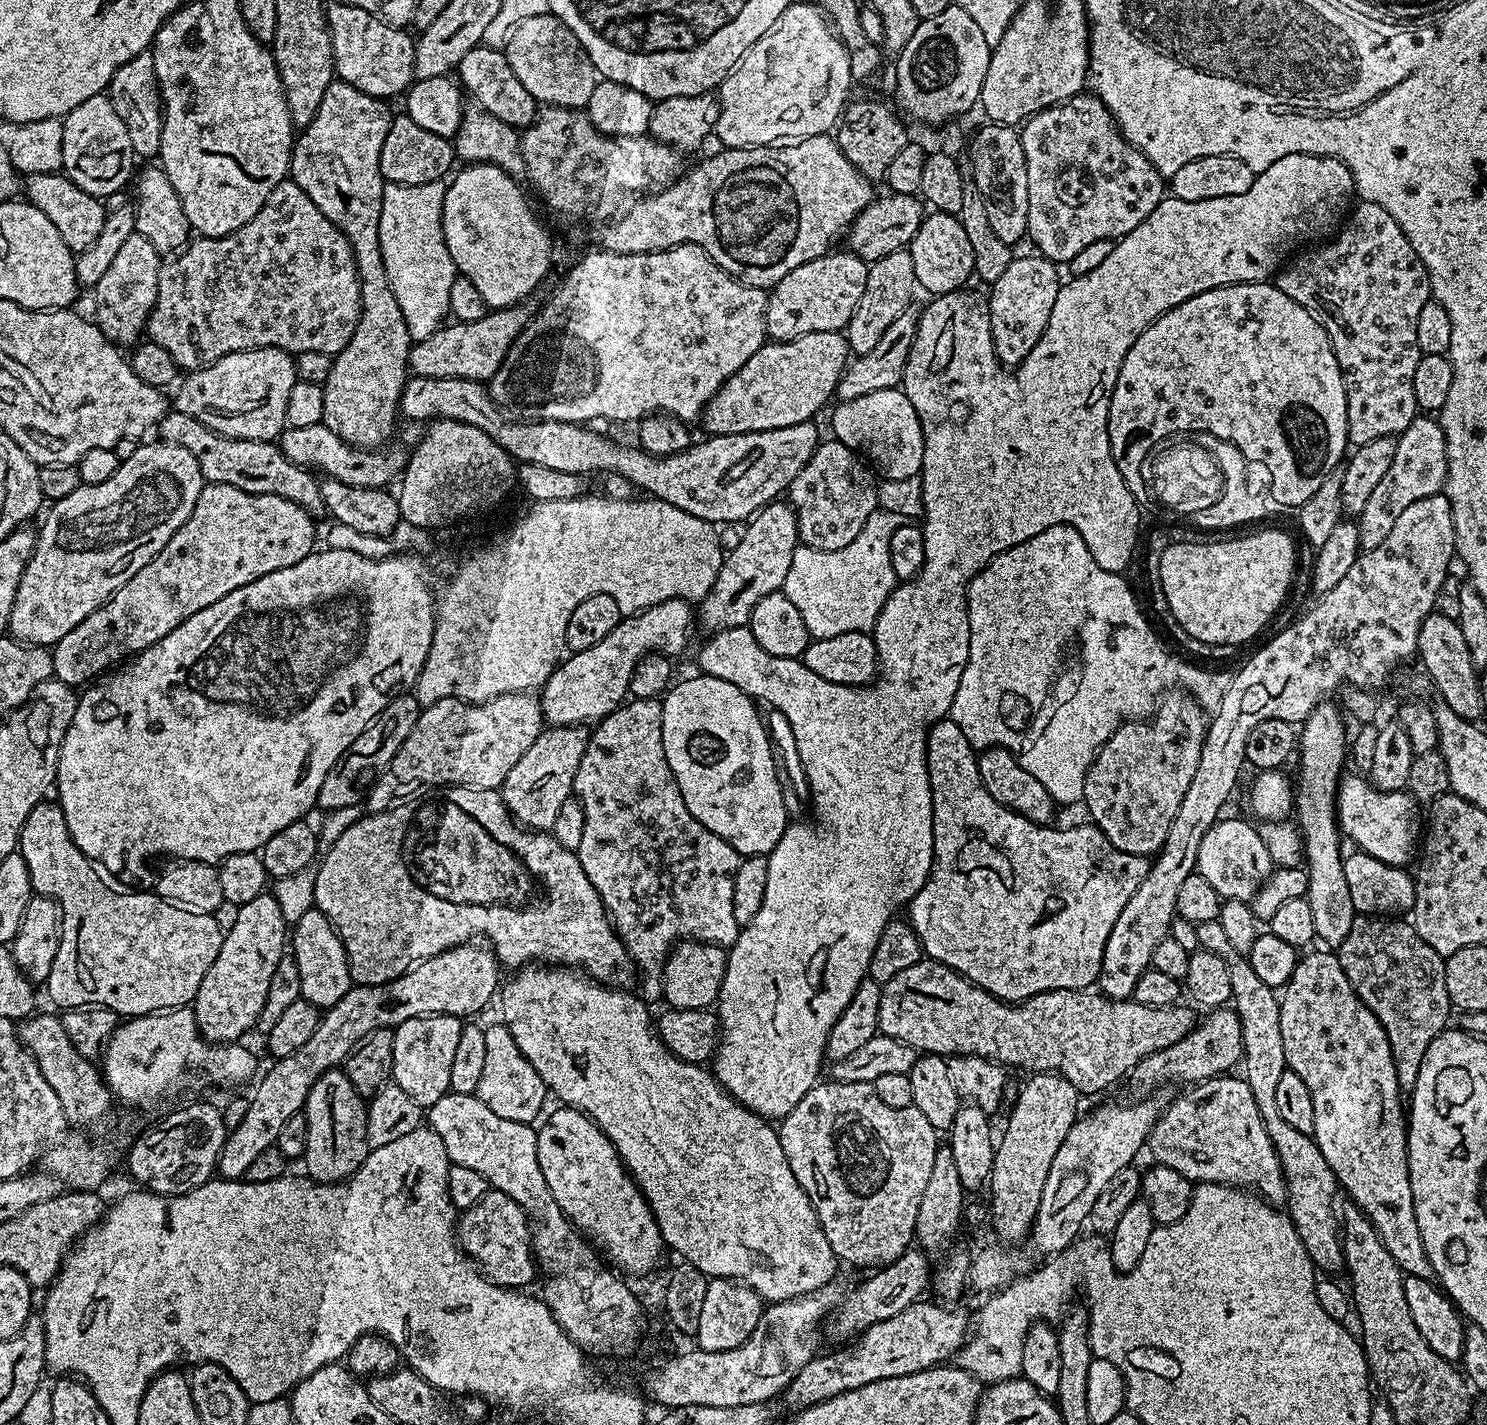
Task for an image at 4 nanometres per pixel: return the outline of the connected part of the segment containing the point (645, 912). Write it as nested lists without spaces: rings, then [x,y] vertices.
[[[629,699],[627,702],[615,708],[609,716],[605,716],[591,729],[588,737],[588,745],[582,754],[582,762],[578,762],[578,772],[574,774],[572,790],[575,799],[580,801],[584,825],[582,826],[582,842],[578,849],[578,855],[582,862],[582,870],[586,870],[586,878],[598,890],[598,894],[604,903],[604,909],[608,911],[612,926],[620,941],[628,948],[628,953],[633,965],[645,976],[644,988],[648,992],[656,992],[660,987],[660,973],[664,971],[664,960],[672,951],[674,945],[682,940],[700,940],[703,944],[718,944],[730,946],[738,938],[742,925],[734,918],[734,874],[738,870],[741,856],[718,834],[706,830],[690,810],[686,810],[686,802],[682,802],[682,790],[678,790],[678,782],[670,770],[670,762],[666,762],[666,750],[662,746],[662,710],[663,703],[659,699],[638,700]]]

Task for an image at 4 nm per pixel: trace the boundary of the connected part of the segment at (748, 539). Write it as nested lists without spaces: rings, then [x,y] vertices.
[[[787,502],[767,504],[743,528],[740,541],[732,549],[727,549],[710,592],[698,604],[699,623],[701,620],[709,633],[745,627],[754,606],[758,606],[766,594],[783,589],[786,570],[790,570],[790,562],[800,538],[795,509]]]

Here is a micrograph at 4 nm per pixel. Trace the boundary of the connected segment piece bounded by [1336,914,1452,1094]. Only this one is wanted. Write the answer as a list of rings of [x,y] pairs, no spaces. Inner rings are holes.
[[[1358,914],[1347,936],[1337,943],[1339,946],[1336,955],[1339,958],[1339,965],[1342,966],[1342,972],[1350,979],[1350,984],[1354,986],[1360,1000],[1382,1022],[1391,1044],[1400,1091],[1410,1094],[1416,1088],[1417,1079],[1423,1071],[1432,1045],[1447,1029],[1446,1022],[1450,1010],[1452,1011],[1449,991],[1446,988],[1445,957],[1427,945],[1409,921],[1388,920],[1385,921],[1388,922],[1386,924],[1381,924],[1380,921],[1382,920],[1368,914]]]

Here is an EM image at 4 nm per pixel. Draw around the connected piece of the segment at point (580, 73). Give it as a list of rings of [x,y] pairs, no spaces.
[[[552,13],[526,18],[512,30],[504,52],[514,74],[537,103],[577,110],[587,107],[598,73],[577,36]]]

